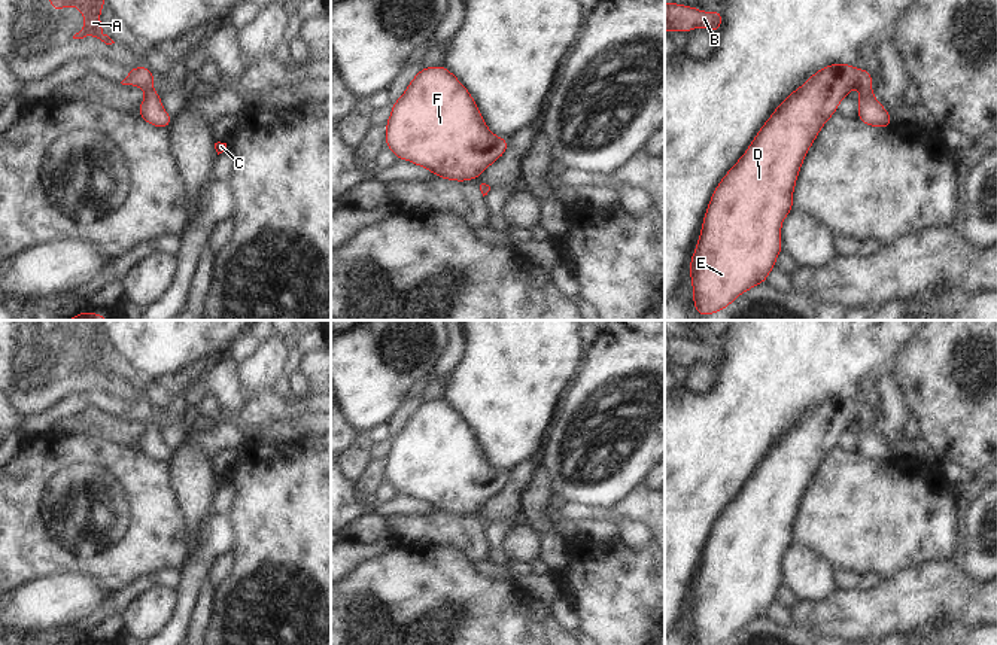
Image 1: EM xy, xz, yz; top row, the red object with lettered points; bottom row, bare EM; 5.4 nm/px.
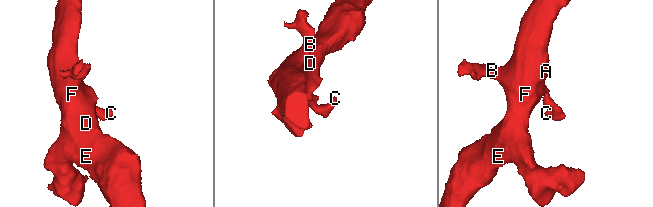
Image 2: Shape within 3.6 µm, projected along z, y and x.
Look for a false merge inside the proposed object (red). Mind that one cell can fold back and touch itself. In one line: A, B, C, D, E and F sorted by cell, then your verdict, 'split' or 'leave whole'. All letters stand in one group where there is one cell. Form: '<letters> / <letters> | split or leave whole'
A B C D E F | leave whole

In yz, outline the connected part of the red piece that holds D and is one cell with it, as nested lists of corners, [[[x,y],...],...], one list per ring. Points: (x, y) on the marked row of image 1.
[[[846,63],[820,69],[802,86],[778,104],[762,125],[748,150],[724,174],[706,207],[700,235],[689,264],[694,311],[709,316],[729,307],[739,295],[766,282],[782,249],[781,225],[793,212],[793,189],[802,162],[820,130],[838,112],[852,86],[860,86],[857,118],[875,128],[894,124],[872,92],[872,73]]]

